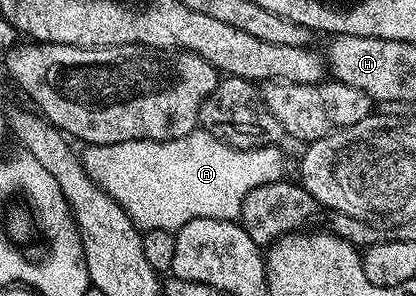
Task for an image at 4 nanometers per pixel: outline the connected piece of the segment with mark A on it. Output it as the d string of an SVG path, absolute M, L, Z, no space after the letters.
M197 127L181 139L88 146L81 164L140 230L174 232L195 218L236 220L249 191L284 178L285 157L279 148L273 144L239 149Z

